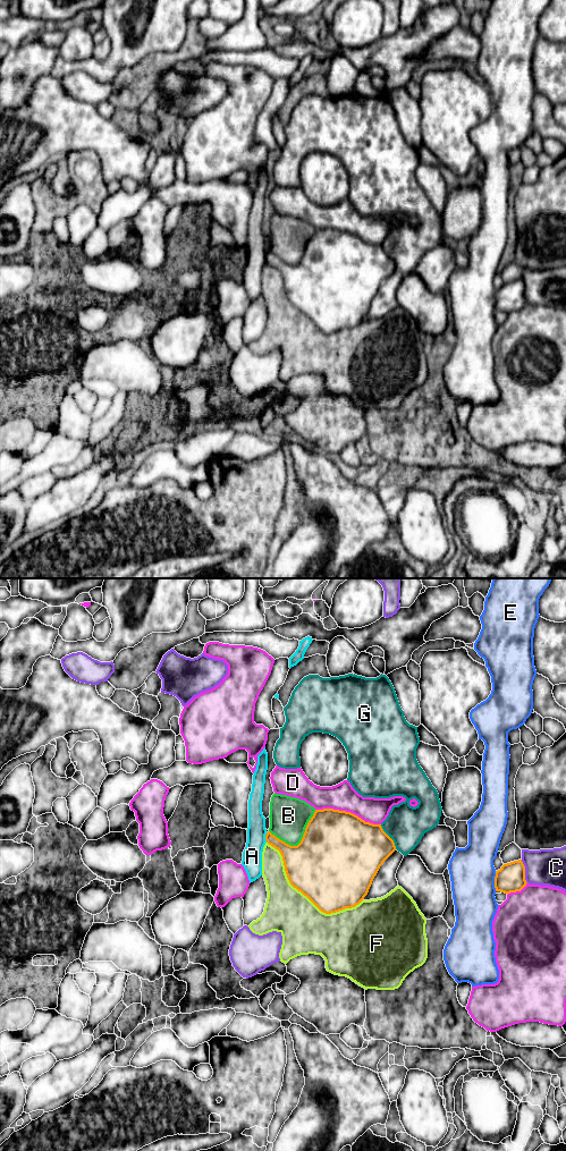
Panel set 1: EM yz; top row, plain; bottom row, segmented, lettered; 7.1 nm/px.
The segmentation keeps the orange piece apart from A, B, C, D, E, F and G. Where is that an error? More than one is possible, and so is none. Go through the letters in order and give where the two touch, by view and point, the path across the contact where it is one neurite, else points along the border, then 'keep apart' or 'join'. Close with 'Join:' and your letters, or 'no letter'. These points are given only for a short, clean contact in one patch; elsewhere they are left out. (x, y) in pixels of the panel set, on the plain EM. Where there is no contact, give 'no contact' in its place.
A: meets orange in yz at (265, 256); border along yz (267, 252), (265, 261); keep apart
B: meets orange in yz at (301, 261); keep apart
C: meets orange in yz at (524, 290); keep apart
D: meets orange in yz at (348, 231); keep apart
E: meets orange in yz at (495, 301); keep apart
F: meets orange in yz at (304, 314); keep apart
G: meets orange in yz at (389, 256); keep apart
Join: no letter

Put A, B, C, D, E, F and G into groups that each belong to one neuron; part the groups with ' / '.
A / B / C / D / E / F / G

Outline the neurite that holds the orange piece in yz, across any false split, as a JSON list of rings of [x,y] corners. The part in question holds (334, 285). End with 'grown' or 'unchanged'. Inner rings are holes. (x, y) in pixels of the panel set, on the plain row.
[[[333,228],[315,229],[297,265],[286,263],[270,251],[265,260],[280,271],[290,304],[326,333],[358,324],[368,314],[380,286],[396,270],[394,260],[381,244]]]; unchanged

